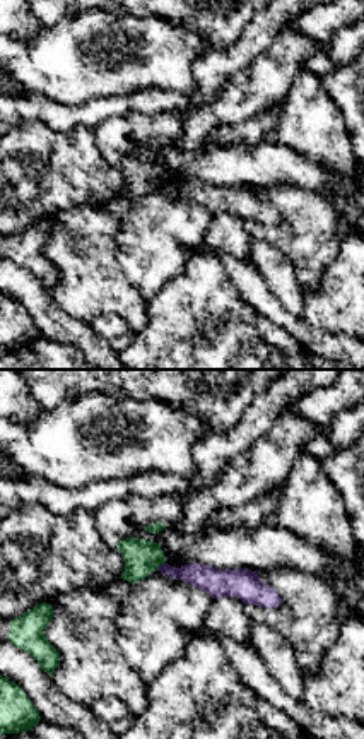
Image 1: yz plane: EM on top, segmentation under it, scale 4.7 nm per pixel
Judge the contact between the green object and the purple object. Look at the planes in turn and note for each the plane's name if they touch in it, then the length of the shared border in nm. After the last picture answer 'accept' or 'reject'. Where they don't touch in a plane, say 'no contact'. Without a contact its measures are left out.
yz | 60 nm

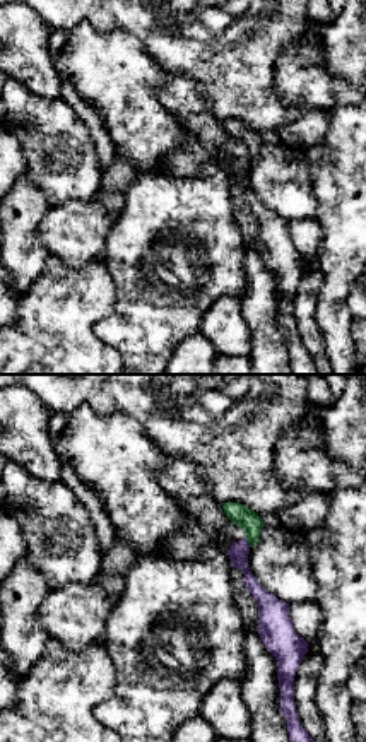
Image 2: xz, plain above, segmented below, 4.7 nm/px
xz | 50 nm

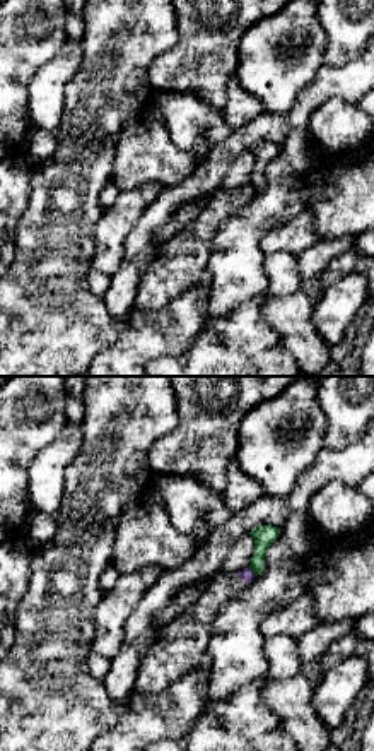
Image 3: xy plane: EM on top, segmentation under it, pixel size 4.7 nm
xy | 50 nm

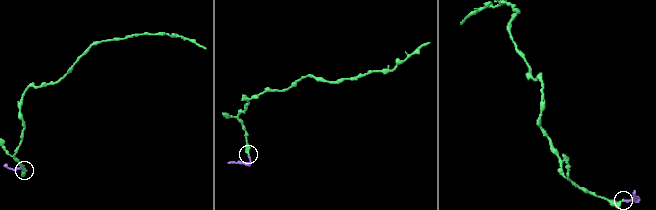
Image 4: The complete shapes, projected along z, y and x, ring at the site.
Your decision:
reject

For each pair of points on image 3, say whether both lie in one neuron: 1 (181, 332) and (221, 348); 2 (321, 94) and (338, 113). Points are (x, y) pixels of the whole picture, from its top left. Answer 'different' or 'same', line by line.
1: different
2: different

